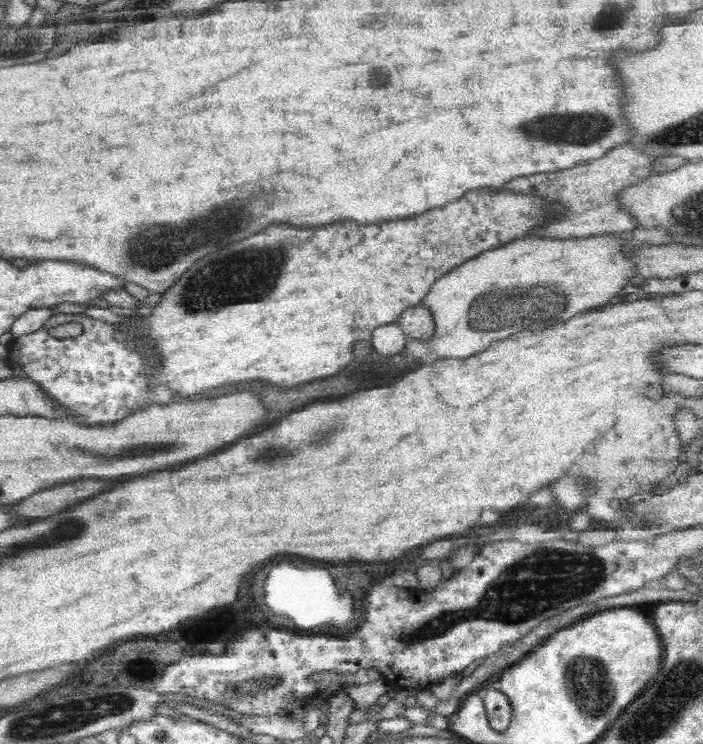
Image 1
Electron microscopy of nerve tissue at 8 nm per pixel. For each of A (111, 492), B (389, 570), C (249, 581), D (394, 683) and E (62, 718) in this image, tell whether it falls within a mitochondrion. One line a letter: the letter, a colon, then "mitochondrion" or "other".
A: other
B: other
C: other
D: other
E: mitochondrion

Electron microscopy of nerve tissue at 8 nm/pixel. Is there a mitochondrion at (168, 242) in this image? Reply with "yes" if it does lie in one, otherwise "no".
yes

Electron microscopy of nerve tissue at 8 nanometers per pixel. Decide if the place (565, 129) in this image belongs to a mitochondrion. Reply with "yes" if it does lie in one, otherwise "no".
yes

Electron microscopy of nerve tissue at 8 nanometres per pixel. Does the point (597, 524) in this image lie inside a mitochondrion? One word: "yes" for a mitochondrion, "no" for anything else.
no

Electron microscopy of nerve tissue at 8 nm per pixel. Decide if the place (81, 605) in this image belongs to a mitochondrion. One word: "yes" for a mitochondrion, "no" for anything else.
no

